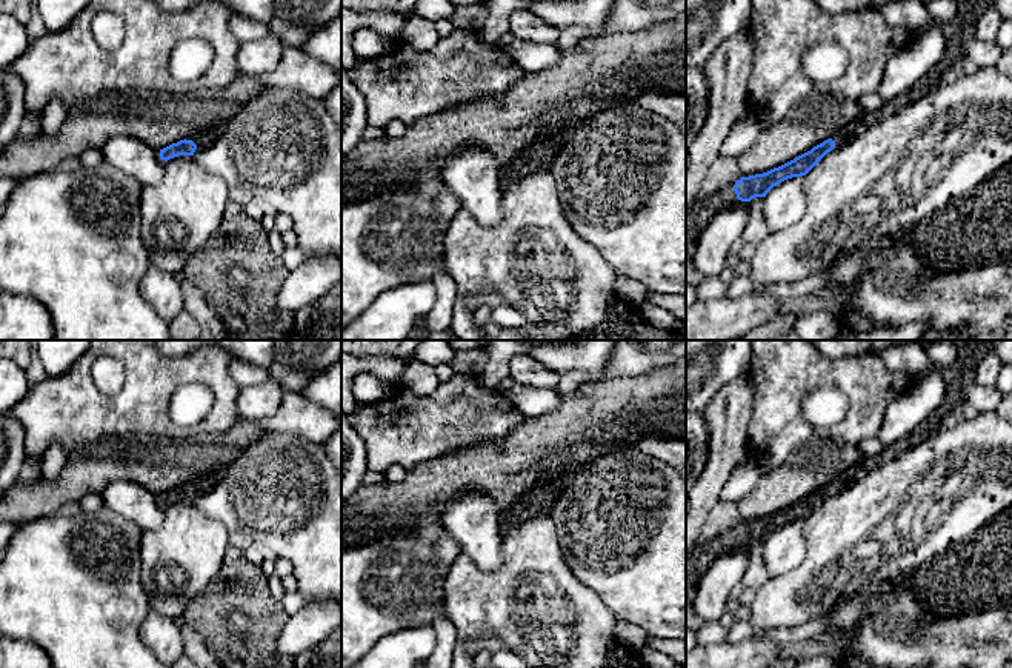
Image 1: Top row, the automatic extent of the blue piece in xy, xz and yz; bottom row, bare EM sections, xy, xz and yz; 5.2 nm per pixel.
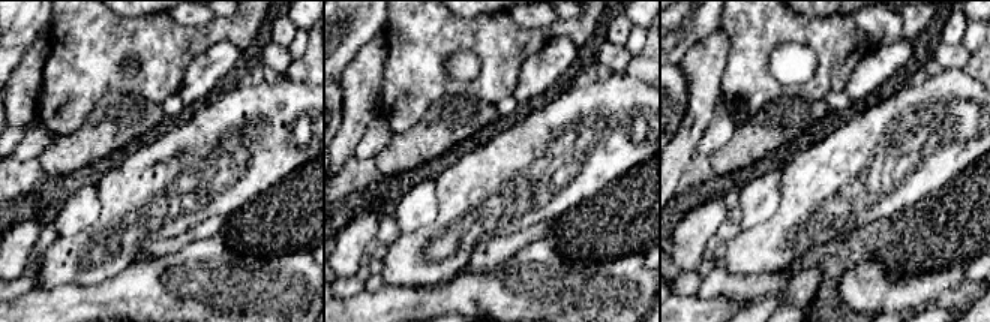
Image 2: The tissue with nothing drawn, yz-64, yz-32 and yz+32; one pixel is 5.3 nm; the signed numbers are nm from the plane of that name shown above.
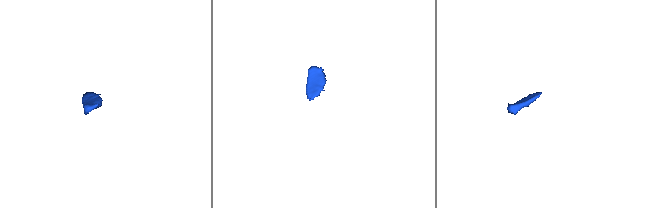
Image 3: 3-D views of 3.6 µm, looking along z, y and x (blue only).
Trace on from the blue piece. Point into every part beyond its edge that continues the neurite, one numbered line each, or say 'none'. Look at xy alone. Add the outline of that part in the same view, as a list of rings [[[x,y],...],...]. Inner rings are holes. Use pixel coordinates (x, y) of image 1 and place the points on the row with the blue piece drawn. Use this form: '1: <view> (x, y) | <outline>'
1: xy (205, 139) | [[[218,125],[218,126],[214,126],[214,128],[208,129],[208,131],[189,135],[186,140],[192,140],[197,145],[194,157],[200,151],[209,148],[220,135],[225,134],[225,131],[226,131],[226,125]]]

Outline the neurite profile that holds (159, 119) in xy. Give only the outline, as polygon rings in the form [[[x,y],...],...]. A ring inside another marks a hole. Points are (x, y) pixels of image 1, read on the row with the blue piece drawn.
[[[240,74],[221,89],[105,94],[66,111],[66,119],[55,135],[46,135],[42,131],[32,139],[17,135],[0,151],[0,179],[26,179],[54,171],[65,163],[77,162],[86,149],[102,149],[108,140],[117,135],[134,137],[145,142],[154,151],[160,151],[192,134],[226,125],[246,102],[260,95],[265,89],[268,86],[255,77]]]

